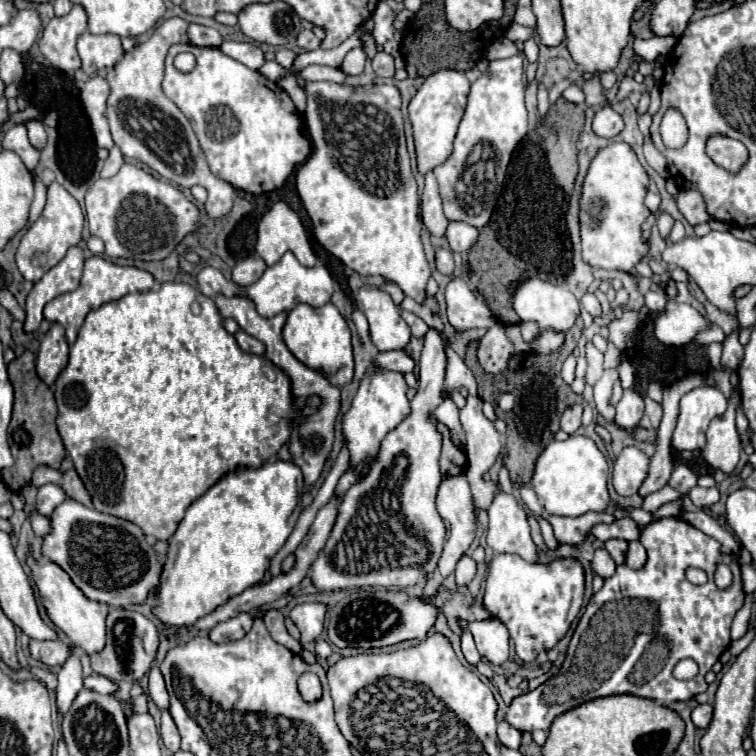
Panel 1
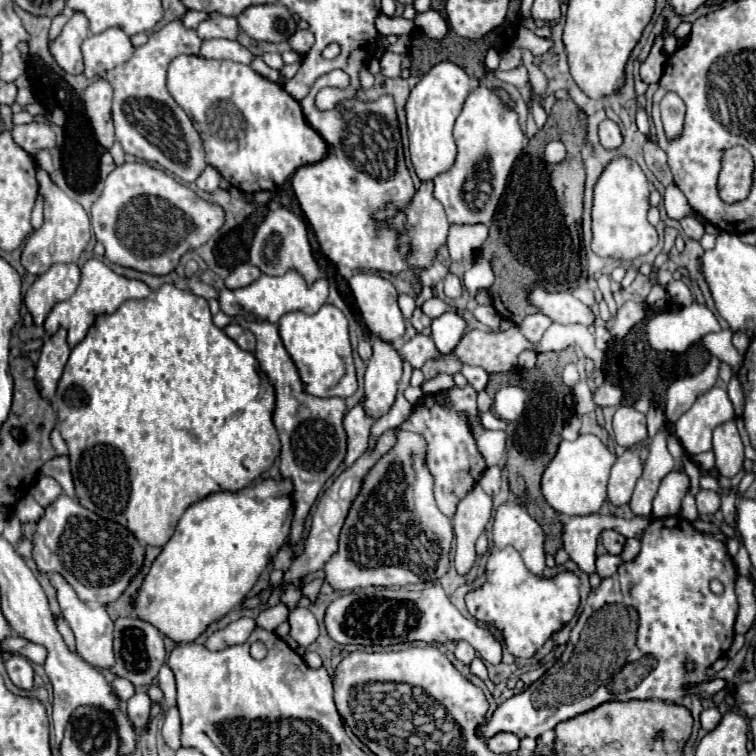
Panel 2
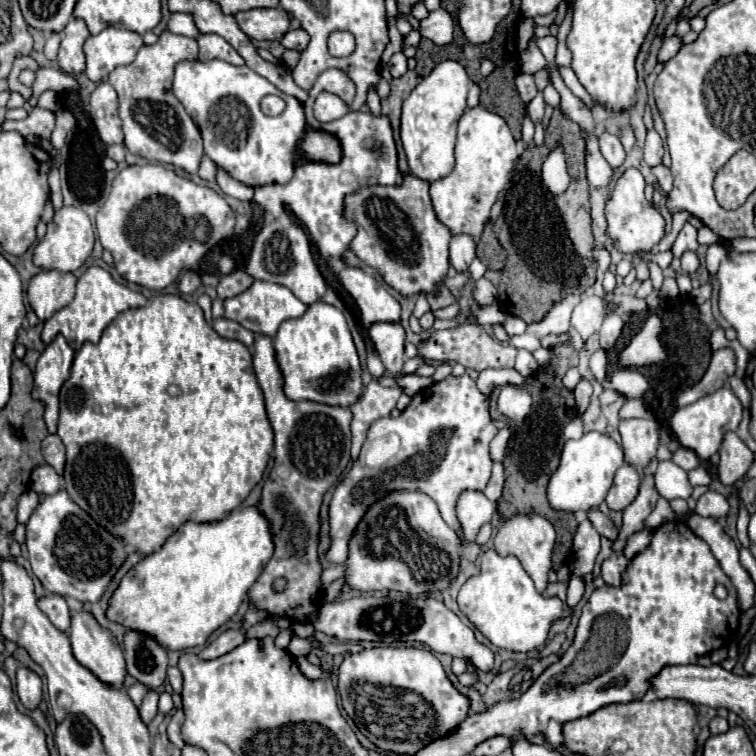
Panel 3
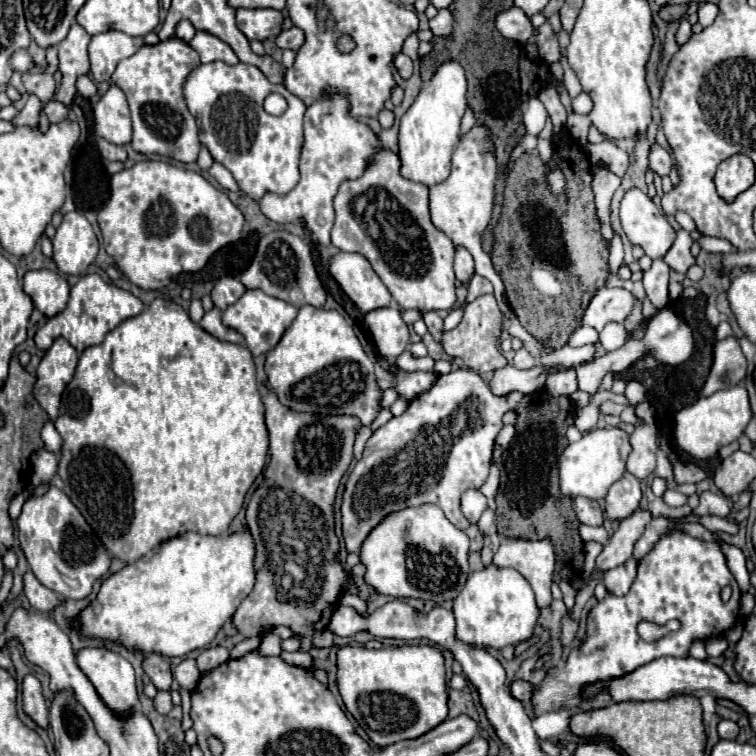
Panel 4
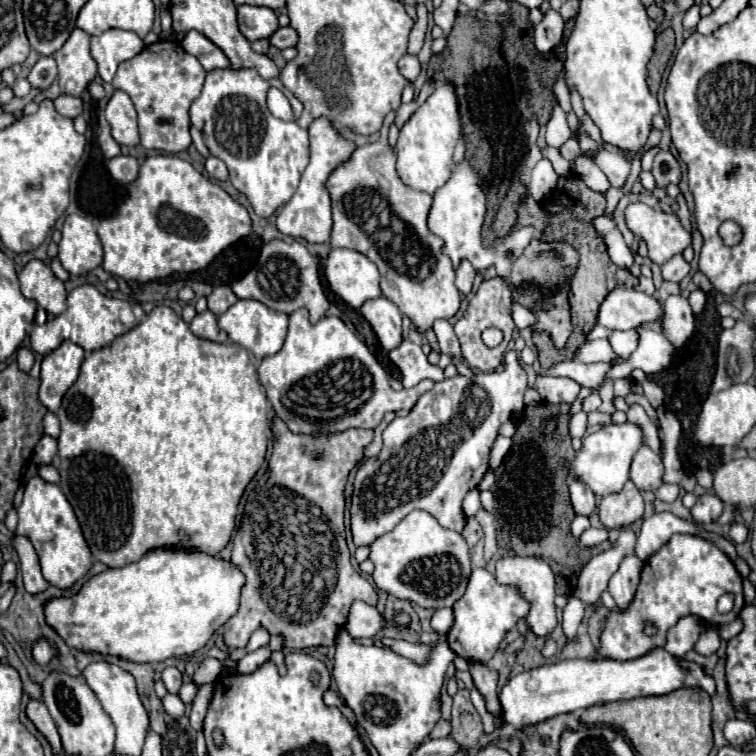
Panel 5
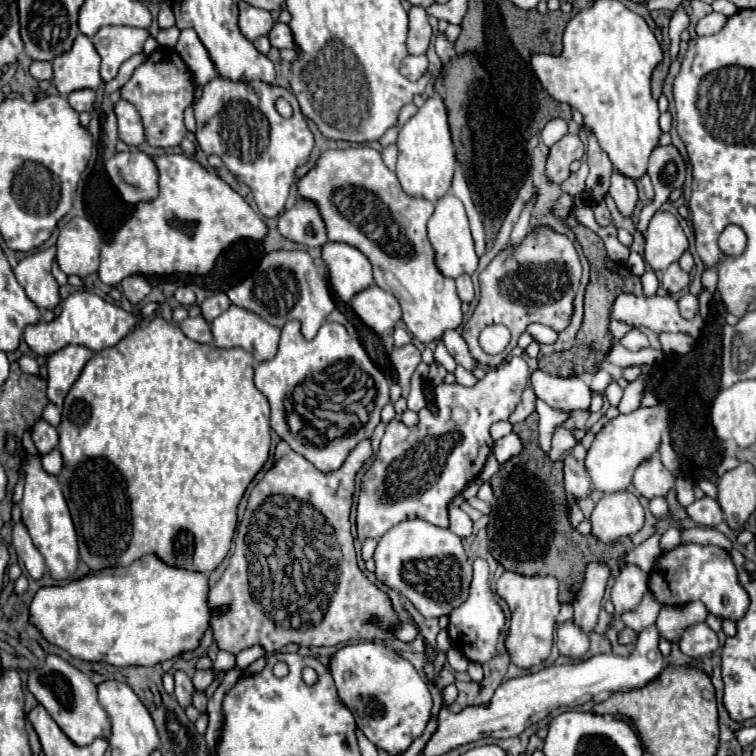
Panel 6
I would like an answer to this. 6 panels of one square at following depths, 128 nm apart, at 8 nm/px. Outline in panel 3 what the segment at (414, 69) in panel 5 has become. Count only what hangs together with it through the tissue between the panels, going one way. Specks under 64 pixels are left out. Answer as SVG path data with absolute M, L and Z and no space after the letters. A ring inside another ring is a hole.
M402 52L394 54L394 56L390 58L388 66L390 66L390 74L392 74L392 78L400 78L400 76L406 72L406 56L404 56Z

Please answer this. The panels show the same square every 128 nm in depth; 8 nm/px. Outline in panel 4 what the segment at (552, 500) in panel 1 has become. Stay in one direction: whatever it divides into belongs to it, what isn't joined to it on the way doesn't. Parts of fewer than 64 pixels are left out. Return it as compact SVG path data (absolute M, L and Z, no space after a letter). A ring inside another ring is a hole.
M604 428L604 430L588 430L580 440L570 442L562 452L560 464L560 496L574 500L576 496L584 496L590 500L600 500L606 496L608 488L626 472L626 458L630 452L628 434L620 428Z

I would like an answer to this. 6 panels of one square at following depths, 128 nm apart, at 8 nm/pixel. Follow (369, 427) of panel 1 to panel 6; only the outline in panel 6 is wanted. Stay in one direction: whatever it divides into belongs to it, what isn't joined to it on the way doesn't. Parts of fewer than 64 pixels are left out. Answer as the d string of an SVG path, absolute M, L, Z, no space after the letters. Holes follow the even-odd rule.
M376 284L372 288L366 288L364 292L358 292L352 300L352 308L378 336L392 332L396 322L402 318L398 300Z

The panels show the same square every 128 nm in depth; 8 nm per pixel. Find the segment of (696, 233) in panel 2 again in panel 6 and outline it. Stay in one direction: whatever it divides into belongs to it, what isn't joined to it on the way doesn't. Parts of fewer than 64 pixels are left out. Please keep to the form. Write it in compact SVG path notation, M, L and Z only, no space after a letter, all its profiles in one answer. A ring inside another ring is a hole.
M678 262L670 264L668 270L664 270L664 276L662 276L662 288L664 288L666 292L678 294L682 288L688 286L688 282L690 282L688 272L684 272L684 270L680 268Z

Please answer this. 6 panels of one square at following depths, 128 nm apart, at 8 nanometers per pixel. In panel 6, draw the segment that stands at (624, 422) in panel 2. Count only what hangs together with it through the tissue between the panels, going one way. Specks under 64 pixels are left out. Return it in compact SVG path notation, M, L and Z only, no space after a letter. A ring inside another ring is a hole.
M654 454L652 458L648 458L636 468L632 484L642 496L652 500L656 496L666 496L670 492L670 488L674 486L674 476L666 470L666 466Z

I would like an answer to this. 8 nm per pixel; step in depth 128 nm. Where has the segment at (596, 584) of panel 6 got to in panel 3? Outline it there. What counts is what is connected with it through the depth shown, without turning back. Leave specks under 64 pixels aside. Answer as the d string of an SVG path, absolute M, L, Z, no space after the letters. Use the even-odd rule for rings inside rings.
M644 476L642 484L640 484L640 490L638 490L638 496L634 498L634 502L624 510L624 524L620 528L620 536L618 540L612 544L612 550L616 554L622 552L624 548L624 542L630 534L634 534L636 530L642 528L646 516L652 512L652 508L656 506L656 500L658 500L658 492L656 492L656 486L654 486L654 476Z

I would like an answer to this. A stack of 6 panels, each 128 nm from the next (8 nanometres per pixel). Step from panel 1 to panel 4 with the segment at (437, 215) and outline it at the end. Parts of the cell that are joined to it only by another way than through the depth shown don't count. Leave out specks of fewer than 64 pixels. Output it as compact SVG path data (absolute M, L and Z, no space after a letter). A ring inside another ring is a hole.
M380 150L372 158L362 178L348 180L340 186L336 196L336 212L338 218L332 230L332 244L344 252L362 254L376 268L378 278L384 282L394 302L402 310L418 308L422 312L428 312L428 310L454 308L456 304L456 278L452 270L454 244L430 220L428 186L412 182L412 194L410 194L410 180L406 180L400 174L400 160L392 152Z

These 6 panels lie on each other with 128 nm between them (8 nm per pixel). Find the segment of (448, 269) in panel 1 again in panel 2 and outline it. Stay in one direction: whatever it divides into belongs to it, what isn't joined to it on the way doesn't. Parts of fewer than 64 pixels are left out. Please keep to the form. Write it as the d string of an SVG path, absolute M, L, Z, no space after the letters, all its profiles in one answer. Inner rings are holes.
M448 272L446 278L444 278L444 282L446 282L446 288L444 288L446 296L450 296L450 298L458 298L460 292L462 292L462 282L460 282L460 278L458 278L456 274Z

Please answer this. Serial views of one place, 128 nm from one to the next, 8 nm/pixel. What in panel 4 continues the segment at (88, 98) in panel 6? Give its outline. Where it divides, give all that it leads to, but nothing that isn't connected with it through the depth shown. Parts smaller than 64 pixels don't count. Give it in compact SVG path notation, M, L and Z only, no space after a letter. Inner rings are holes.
M50 100L48 104L44 104L42 112L48 116L48 122L50 122L50 124L56 124L56 122L64 122L64 120L66 120L68 106L60 104L58 100Z

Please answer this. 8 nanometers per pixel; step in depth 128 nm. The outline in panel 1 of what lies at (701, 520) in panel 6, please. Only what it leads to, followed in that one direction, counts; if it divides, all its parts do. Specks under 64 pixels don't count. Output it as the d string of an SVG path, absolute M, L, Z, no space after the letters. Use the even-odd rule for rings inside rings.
M694 486L690 492L688 492L688 498L692 500L692 504L696 508L708 508L712 504L718 502L720 494L718 494L718 488L700 488L700 486Z

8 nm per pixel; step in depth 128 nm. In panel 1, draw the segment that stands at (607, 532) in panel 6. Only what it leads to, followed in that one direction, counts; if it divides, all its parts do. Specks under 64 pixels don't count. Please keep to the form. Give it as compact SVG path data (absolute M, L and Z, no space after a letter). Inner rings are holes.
M628 446L620 452L612 468L612 486L620 496L632 496L638 492L648 476L650 458L636 446Z

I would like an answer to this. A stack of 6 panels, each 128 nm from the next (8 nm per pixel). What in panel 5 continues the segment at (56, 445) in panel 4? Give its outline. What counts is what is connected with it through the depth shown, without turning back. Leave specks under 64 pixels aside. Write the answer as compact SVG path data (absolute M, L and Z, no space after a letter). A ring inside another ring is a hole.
M48 412L48 414L44 416L44 432L46 432L48 436L52 436L52 438L58 438L58 434L60 434L58 418L56 418L52 412Z

